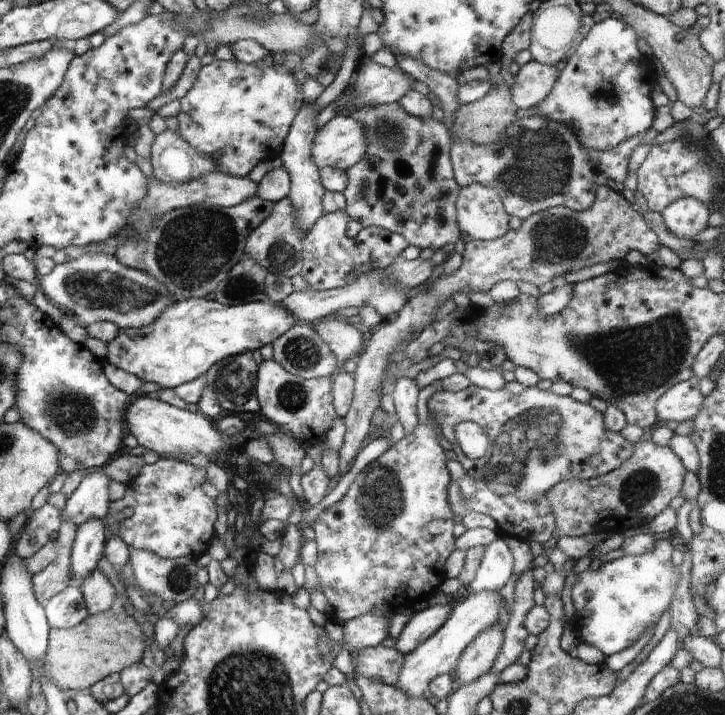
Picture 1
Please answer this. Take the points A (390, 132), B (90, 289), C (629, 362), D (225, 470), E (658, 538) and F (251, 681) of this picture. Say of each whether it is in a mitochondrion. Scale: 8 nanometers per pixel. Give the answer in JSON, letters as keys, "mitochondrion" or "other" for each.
{"A":"mitochondrion","B":"mitochondrion","C":"mitochondrion","D":"other","E":"other","F":"mitochondrion"}

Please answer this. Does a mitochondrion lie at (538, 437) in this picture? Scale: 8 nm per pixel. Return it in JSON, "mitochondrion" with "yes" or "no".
{"mitochondrion":"yes"}

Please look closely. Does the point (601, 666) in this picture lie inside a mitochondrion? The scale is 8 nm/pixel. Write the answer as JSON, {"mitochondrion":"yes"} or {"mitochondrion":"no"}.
{"mitochondrion":"no"}

